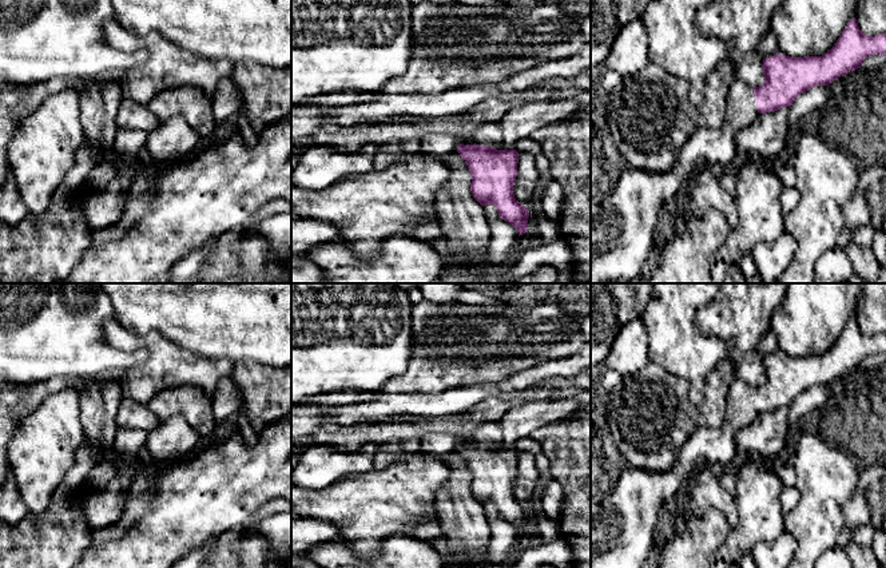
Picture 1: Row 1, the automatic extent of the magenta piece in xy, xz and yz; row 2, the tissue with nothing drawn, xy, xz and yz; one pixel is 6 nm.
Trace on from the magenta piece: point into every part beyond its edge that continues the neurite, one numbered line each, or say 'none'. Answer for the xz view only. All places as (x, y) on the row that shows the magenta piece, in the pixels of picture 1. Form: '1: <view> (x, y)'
1: xz (489, 134)

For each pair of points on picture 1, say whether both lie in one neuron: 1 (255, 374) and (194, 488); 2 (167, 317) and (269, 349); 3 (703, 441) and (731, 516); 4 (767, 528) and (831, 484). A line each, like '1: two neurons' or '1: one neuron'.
1: two neurons
2: one neuron
3: two neurons
4: two neurons

